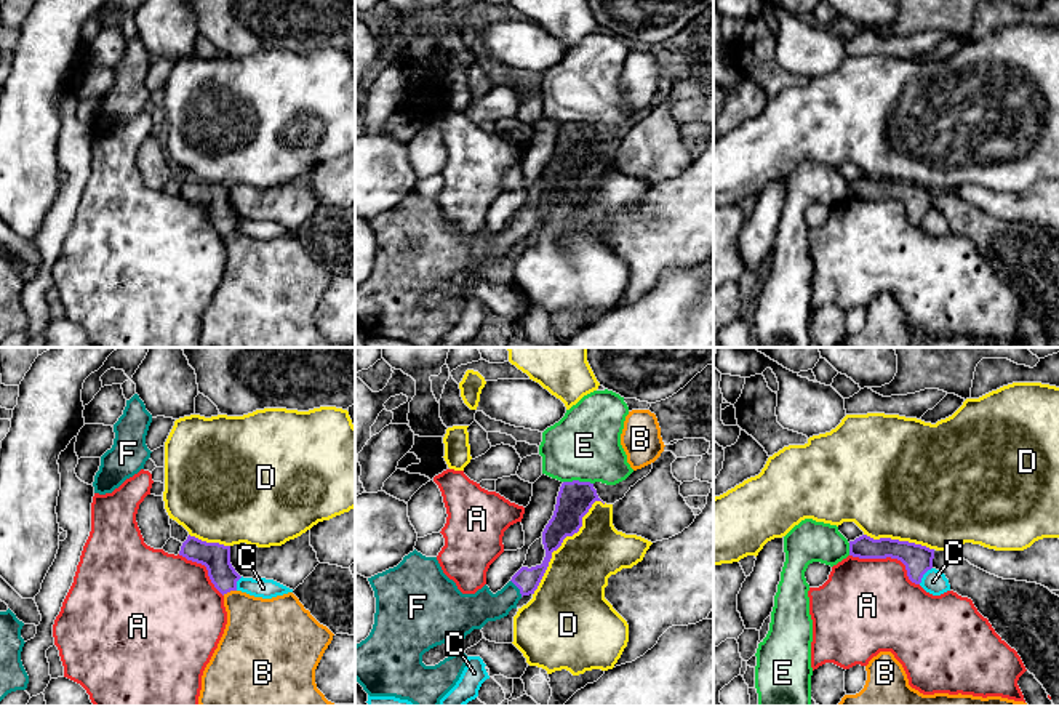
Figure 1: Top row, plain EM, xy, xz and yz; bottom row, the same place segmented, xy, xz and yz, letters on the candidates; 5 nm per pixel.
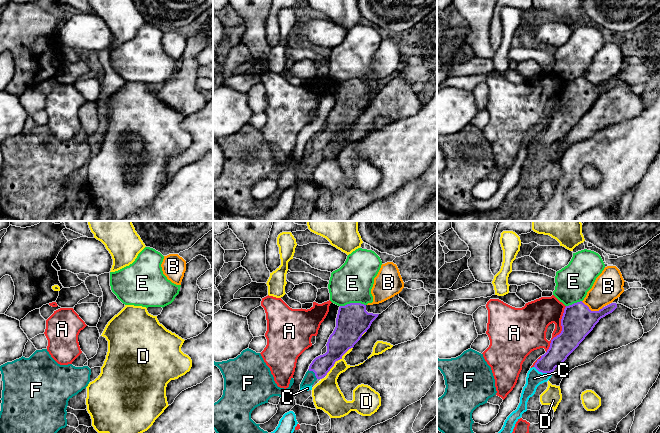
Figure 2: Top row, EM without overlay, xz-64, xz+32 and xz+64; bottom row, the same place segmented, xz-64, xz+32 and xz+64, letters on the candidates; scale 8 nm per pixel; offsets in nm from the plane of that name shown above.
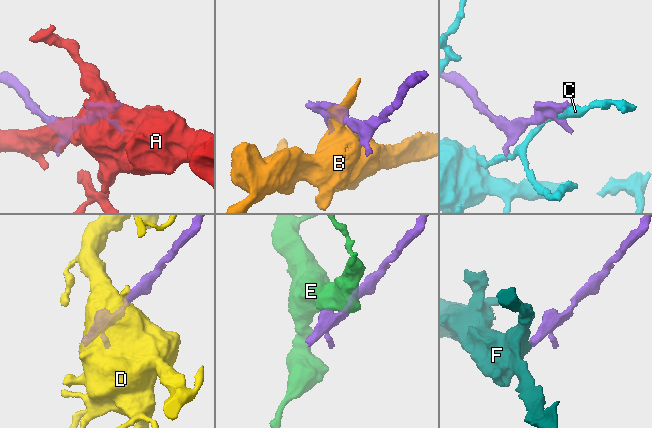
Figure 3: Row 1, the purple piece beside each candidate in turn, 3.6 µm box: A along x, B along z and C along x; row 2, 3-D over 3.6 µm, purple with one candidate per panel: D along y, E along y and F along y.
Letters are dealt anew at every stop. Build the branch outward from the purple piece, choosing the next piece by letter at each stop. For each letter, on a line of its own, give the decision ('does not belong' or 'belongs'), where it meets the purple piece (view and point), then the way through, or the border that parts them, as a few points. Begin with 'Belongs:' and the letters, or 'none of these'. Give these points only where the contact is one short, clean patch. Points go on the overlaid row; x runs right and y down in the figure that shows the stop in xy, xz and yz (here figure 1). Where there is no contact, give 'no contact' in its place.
Belongs: F
A: does not belong; contact yz (888, 556)
B: does not belong; contact xy (229, 591)
C: does not belong; contact yz (923, 573)
D: does not belong; contact xz (562, 541)
E: does not belong; contact xz (578, 481); border xz (563, 481), (589, 481), (592, 484)
F: belongs; contact xz (517, 586); way xz (527, 580), (517, 586), (498, 605), (474, 610)

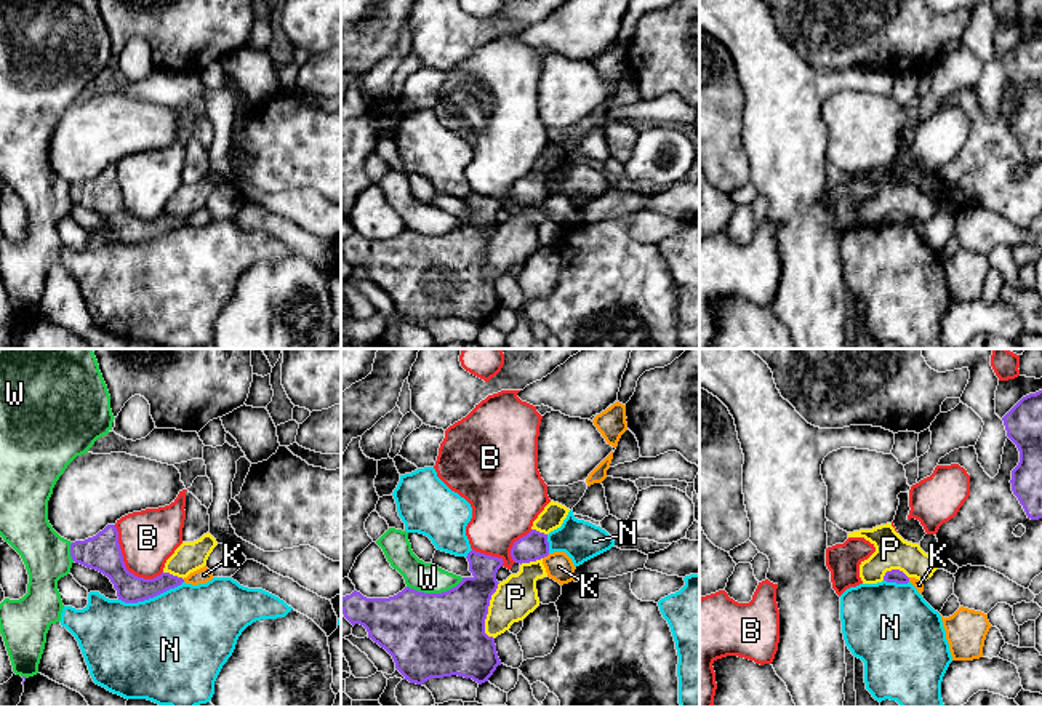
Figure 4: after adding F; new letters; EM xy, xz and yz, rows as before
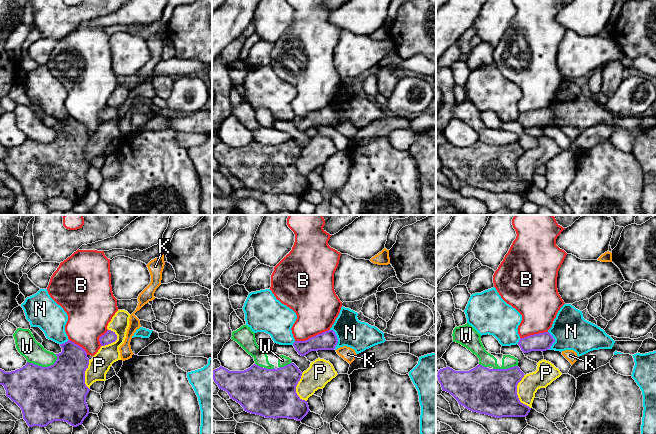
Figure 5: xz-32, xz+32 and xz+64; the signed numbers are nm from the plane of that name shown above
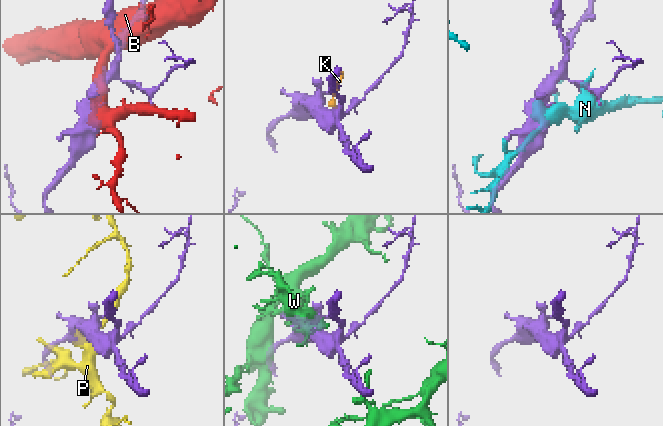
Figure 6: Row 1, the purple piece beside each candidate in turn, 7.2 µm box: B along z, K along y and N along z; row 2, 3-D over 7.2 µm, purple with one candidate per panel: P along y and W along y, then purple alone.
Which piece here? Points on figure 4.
Belongs: none of these
B: does not belong; contact xy (124, 563)
K: does not belong; contact xz (546, 555); border xz (549, 554), (543, 559)
N: does not belong; contact xy (151, 597)
P: does not belong; contact xz (487, 611)
W: does not belong; contact xz (434, 594)

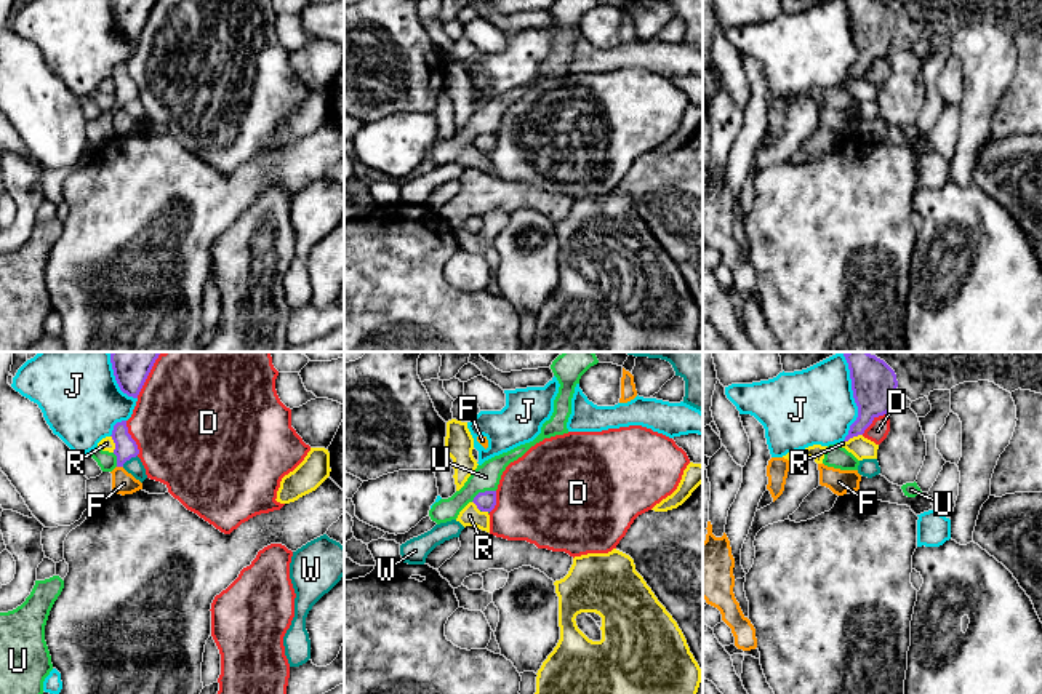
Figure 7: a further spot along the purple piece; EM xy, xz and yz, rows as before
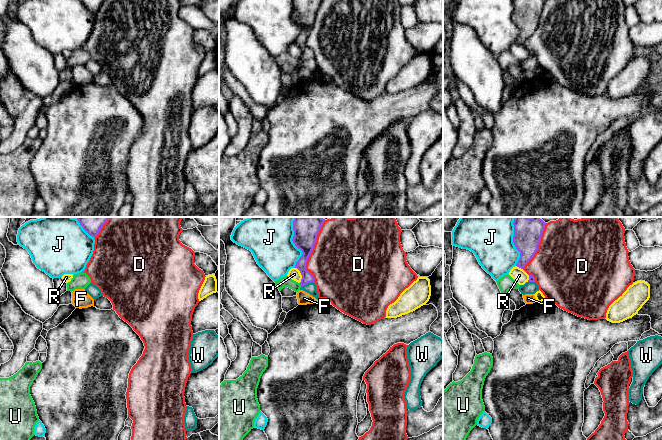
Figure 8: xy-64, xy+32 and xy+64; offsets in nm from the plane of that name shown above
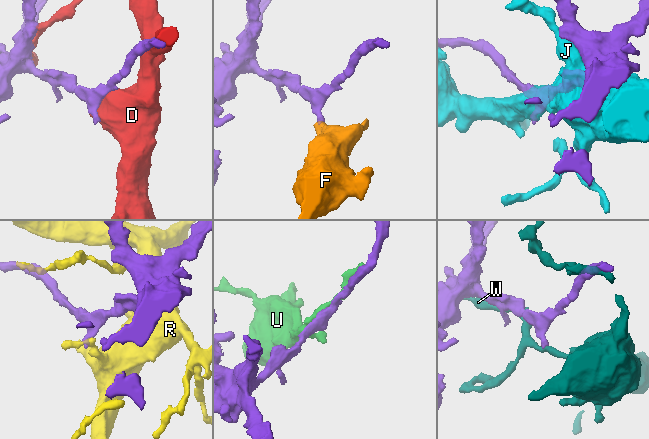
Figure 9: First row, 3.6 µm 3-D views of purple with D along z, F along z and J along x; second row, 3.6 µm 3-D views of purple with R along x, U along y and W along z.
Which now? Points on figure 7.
Belongs: none of these
D: does not belong; contact xy (132, 438)
F: does not belong; contact xy (120, 466); border xy (117, 466), (122, 467)
J: does not belong; contact yz (853, 397)
R: does not belong; contact yz (852, 437)
U: does not belong; contact xz (482, 493); border xz (495, 490), (485, 490), (471, 501)
W: does not belong; contact xy (128, 459)

